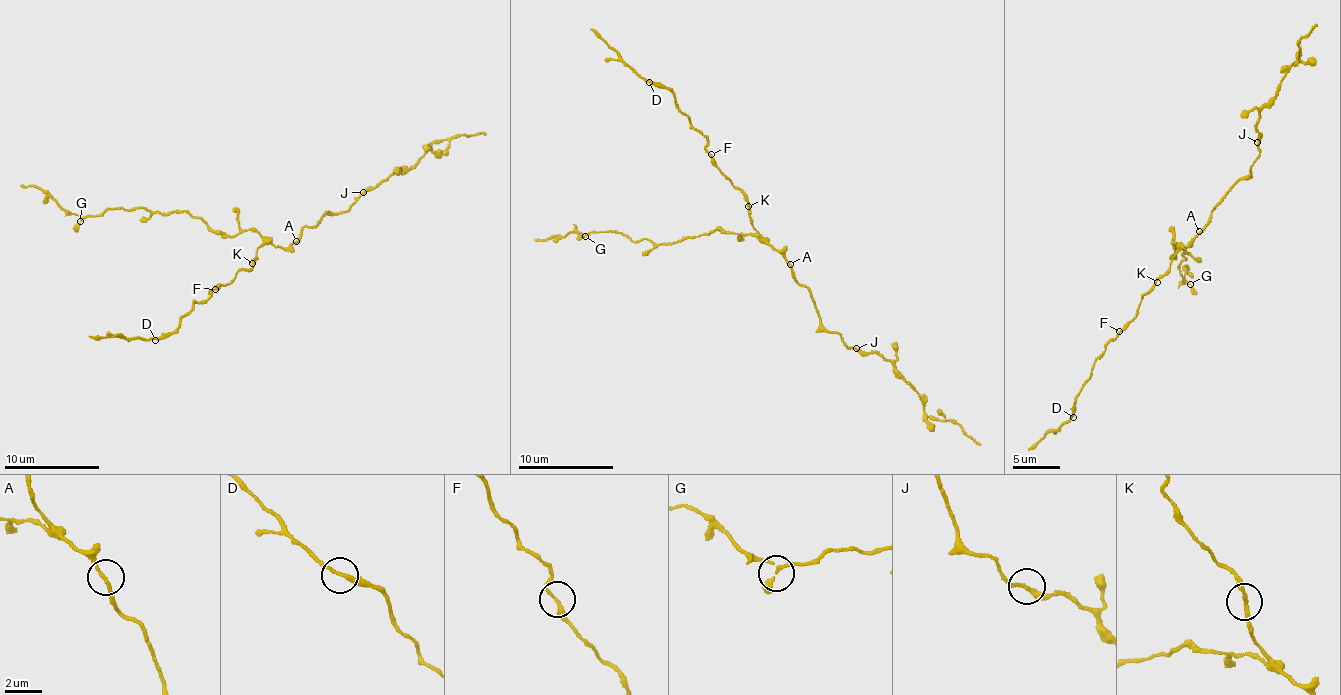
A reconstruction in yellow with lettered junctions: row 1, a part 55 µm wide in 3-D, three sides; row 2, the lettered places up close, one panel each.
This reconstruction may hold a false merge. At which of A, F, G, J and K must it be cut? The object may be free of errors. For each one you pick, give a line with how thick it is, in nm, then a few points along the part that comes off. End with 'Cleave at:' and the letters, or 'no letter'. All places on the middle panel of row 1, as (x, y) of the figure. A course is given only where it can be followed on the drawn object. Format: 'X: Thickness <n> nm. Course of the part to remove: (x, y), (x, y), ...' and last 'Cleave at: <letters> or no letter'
Cleave at: no letter

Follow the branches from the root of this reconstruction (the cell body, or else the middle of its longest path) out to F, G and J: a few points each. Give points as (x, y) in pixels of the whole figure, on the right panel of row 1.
F: (1190, 245), (1178, 250), (1170, 266), (1144, 294), (1132, 319), (1120, 332)
G: (1190, 245), (1172, 245), (1174, 256), (1176, 245), (1187, 254), (1182, 255), (1187, 260), (1180, 266), (1190, 283)
J: (1190, 245), (1208, 221), (1212, 208), (1238, 181), (1248, 176), (1259, 154), (1257, 142)

